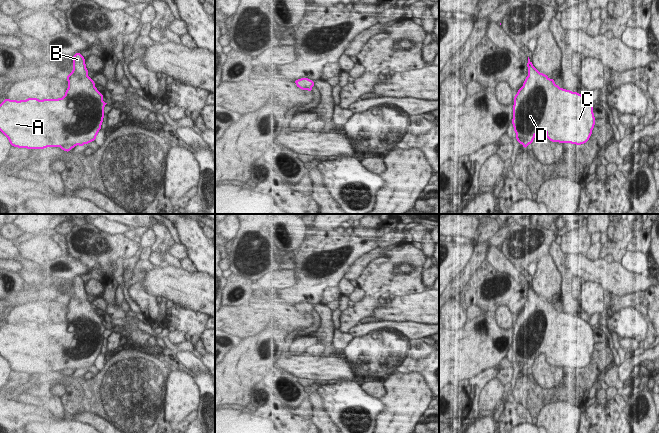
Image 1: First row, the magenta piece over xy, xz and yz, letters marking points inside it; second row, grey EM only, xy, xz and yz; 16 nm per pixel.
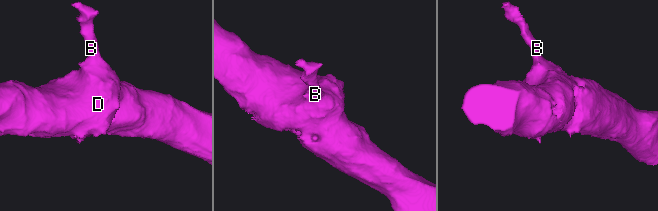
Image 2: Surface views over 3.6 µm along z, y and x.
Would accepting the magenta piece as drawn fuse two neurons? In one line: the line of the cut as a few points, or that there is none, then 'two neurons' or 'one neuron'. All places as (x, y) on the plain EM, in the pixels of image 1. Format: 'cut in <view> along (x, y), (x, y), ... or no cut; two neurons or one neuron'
no cut; one neuron

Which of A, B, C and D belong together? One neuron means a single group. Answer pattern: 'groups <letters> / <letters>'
groups A B C D

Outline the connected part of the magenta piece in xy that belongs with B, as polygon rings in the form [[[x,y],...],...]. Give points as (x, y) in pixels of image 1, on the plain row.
[[[80,276],[73,279],[73,294],[68,298],[68,312],[65,319],[58,323],[28,322],[26,324],[5,323],[0,328],[0,355],[8,362],[11,370],[18,372],[44,373],[47,371],[60,371],[69,376],[79,369],[95,365],[104,342],[104,331],[107,327],[103,325],[103,319],[95,311],[95,306],[88,300],[85,283]]]

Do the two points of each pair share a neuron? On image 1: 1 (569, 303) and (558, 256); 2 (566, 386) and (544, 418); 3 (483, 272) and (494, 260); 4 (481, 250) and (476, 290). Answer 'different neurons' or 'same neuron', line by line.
1: same neuron
2: different neurons
3: different neurons
4: different neurons

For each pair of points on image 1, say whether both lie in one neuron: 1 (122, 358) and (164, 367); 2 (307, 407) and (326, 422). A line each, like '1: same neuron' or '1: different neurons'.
1: same neuron
2: different neurons

